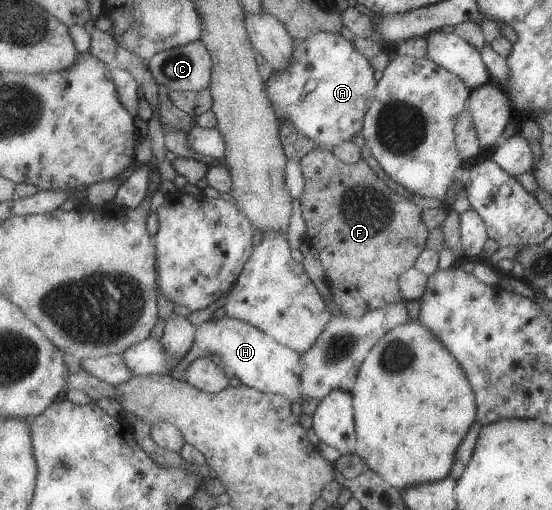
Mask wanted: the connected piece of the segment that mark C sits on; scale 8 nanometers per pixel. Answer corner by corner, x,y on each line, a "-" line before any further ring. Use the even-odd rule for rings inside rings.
202,39
159,52
148,62
157,82
171,90
201,91
211,85
213,56

